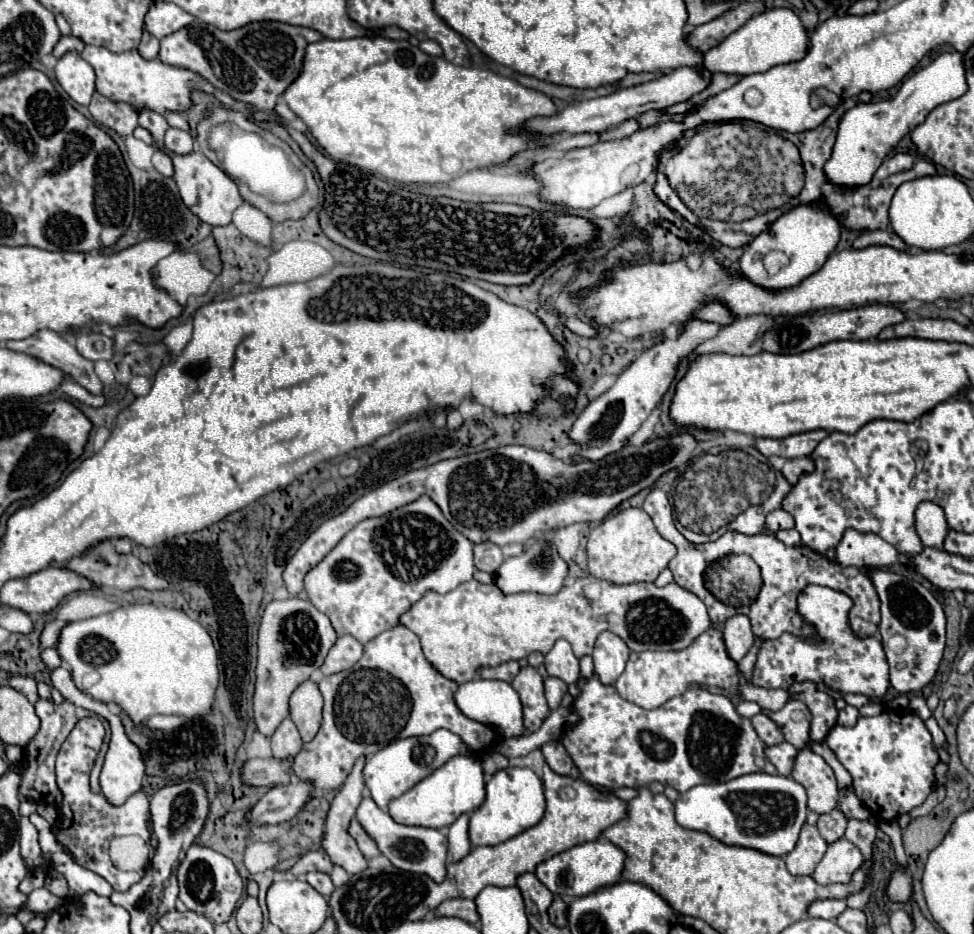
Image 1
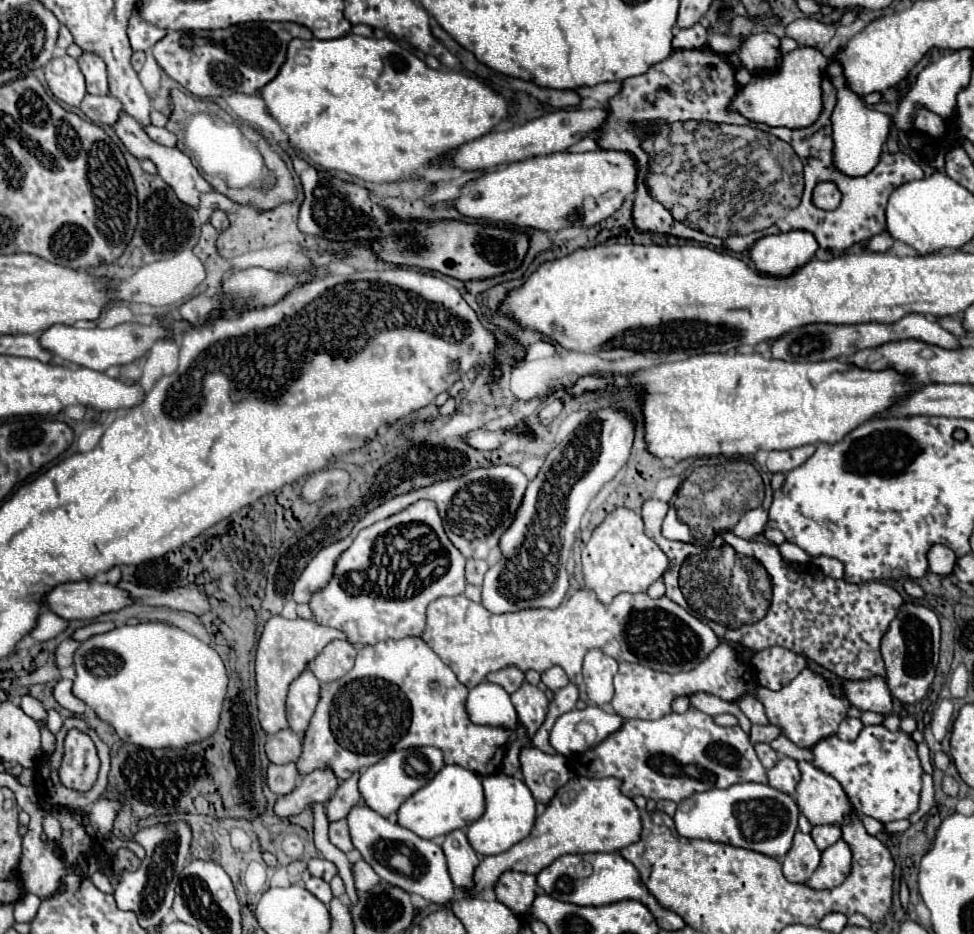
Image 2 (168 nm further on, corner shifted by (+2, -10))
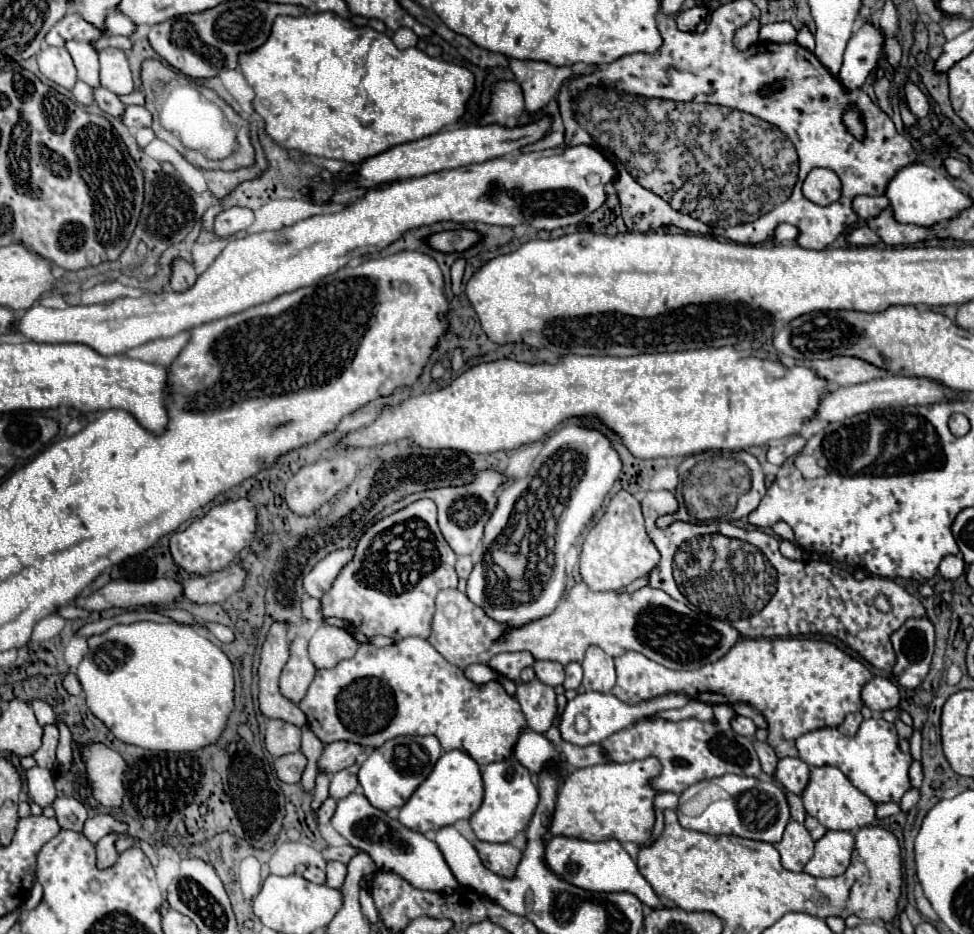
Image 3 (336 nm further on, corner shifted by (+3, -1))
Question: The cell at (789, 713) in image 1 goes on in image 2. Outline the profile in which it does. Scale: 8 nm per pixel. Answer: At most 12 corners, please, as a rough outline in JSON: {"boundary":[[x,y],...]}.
{"boundary":[[752,726],[752,744],[770,742],[782,734],[778,726]]}

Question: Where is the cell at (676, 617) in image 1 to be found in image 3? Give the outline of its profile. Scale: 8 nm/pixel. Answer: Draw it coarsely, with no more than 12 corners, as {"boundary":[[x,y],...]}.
{"boundary":[[571,587],[521,627],[459,589],[429,643],[461,669],[505,651],[581,663],[589,645],[699,669],[739,639],[661,589]]}

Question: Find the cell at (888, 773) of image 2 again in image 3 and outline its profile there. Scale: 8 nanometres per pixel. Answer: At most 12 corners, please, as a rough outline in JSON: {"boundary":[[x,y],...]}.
{"boundary":[[863,719],[797,739],[801,761],[833,765],[875,805],[901,803],[913,757],[897,729]]}

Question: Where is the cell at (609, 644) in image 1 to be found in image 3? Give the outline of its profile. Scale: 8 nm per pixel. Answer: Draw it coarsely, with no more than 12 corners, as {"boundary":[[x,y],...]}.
{"boundary":[[589,647],[583,659],[585,691],[611,693],[613,657]]}

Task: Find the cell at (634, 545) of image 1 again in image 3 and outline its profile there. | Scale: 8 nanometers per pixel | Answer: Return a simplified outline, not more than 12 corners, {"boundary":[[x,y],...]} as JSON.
{"boundary":[[619,491],[587,533],[581,577],[593,591],[651,573],[661,553],[639,501]]}

